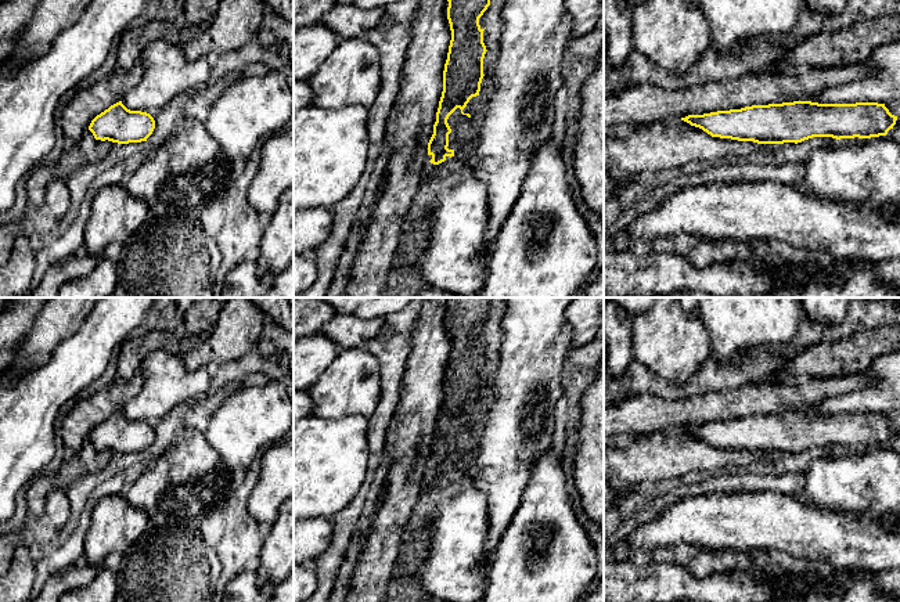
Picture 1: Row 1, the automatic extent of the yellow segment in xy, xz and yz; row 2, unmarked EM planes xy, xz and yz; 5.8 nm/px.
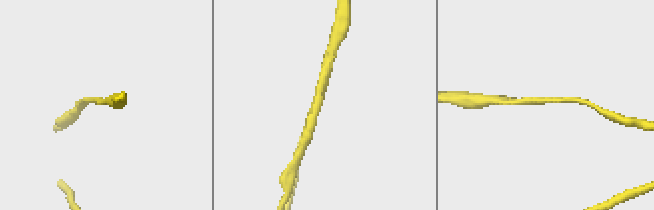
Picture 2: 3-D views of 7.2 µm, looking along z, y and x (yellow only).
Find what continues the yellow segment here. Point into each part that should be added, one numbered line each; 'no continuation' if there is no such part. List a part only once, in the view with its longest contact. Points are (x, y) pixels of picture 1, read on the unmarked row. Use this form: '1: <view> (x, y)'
no continuation

